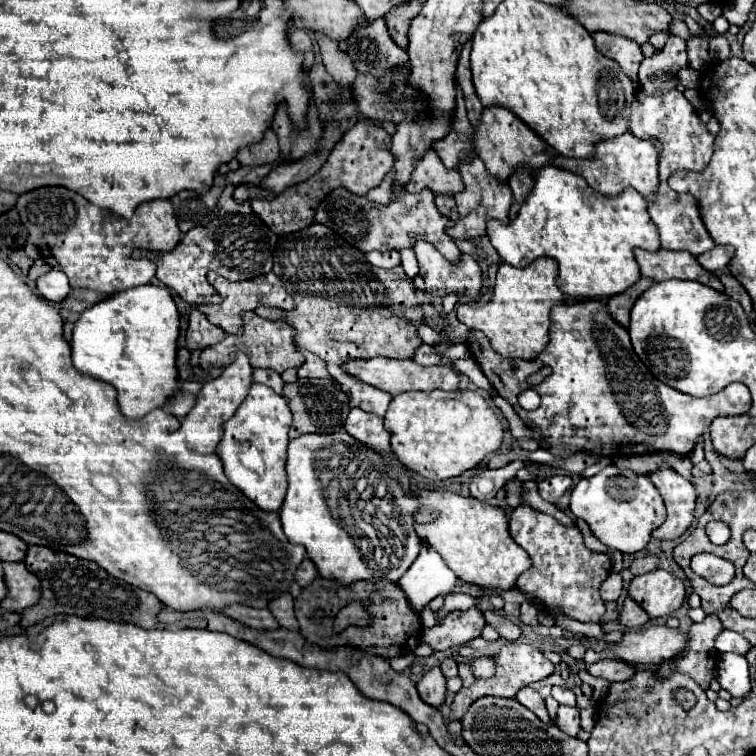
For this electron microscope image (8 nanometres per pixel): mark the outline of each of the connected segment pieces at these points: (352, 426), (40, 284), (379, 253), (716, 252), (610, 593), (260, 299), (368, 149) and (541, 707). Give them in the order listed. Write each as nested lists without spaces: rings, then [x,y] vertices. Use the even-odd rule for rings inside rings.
[[[352,408],[344,422],[344,430],[348,434],[352,434],[356,440],[364,442],[366,446],[382,446],[382,452],[392,452],[390,436],[388,436],[388,432],[384,428],[384,420],[380,416],[364,412],[362,408]],[[370,434],[376,434],[376,436],[370,436]]]
[[[50,270],[36,280],[36,290],[48,302],[62,302],[64,296],[68,296],[68,292],[70,292],[70,284],[68,284],[68,278],[64,272]]]
[[[374,250],[374,252],[368,252],[366,258],[370,260],[370,264],[378,268],[394,268],[400,264],[398,250]]]
[[[714,246],[710,252],[704,252],[702,256],[698,256],[696,260],[710,272],[720,272],[728,266],[730,258],[732,258],[734,250],[730,246]]]
[[[610,572],[610,576],[600,586],[600,596],[604,602],[618,600],[622,594],[622,576],[618,572]]]
[[[210,272],[208,280],[216,288],[216,292],[222,296],[222,302],[220,304],[202,304],[202,306],[198,306],[198,310],[202,310],[204,316],[212,324],[220,326],[226,334],[240,334],[242,332],[242,318],[240,318],[240,314],[246,312],[246,310],[254,310],[258,306],[276,306],[276,308],[284,308],[284,310],[292,310],[294,308],[292,296],[286,292],[282,280],[274,272],[268,272],[264,276],[256,276],[254,280],[244,280],[244,282],[230,282],[226,278],[214,276]]]
[[[358,122],[334,146],[326,164],[310,180],[296,184],[294,188],[288,188],[286,192],[282,192],[282,196],[276,196],[274,200],[252,200],[250,206],[276,234],[288,234],[306,228],[312,222],[314,204],[318,204],[330,190],[344,186],[352,188],[350,192],[364,196],[368,190],[376,188],[394,164],[394,156],[390,154],[388,148],[390,148],[390,136],[384,132],[380,124],[370,122],[368,130],[368,122]]]
[[[526,686],[526,688],[522,688],[522,690],[516,694],[516,700],[518,700],[520,704],[524,704],[528,710],[532,710],[542,722],[552,724],[552,720],[550,720],[550,716],[548,716],[548,710],[546,710],[546,704],[544,704],[542,696],[540,696],[536,690],[532,690],[530,686]]]

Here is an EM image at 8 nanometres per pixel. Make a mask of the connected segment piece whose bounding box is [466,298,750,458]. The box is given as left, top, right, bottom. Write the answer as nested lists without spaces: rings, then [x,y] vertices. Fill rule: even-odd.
[[[592,298],[554,304],[548,338],[548,346],[532,360],[502,358],[478,330],[466,334],[466,346],[494,390],[512,404],[526,426],[546,444],[556,446],[552,448],[554,456],[564,458],[576,452],[590,452],[622,458],[658,450],[686,456],[714,418],[744,414],[750,408],[750,390],[738,382],[728,384],[714,396],[694,398],[654,378],[636,356],[628,330],[610,316],[606,300]],[[542,366],[550,366],[552,374],[542,384],[532,386],[542,396],[542,404],[530,412],[518,404],[518,394],[530,388],[526,376]]]

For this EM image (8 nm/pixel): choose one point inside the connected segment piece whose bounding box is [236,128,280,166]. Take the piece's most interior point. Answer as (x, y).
(266, 150)

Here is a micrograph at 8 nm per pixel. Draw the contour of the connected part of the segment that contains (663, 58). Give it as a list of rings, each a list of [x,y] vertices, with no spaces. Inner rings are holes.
[[[668,36],[666,46],[654,58],[644,58],[638,70],[640,86],[650,94],[662,94],[678,86],[676,72],[688,64],[686,44],[680,36]]]

